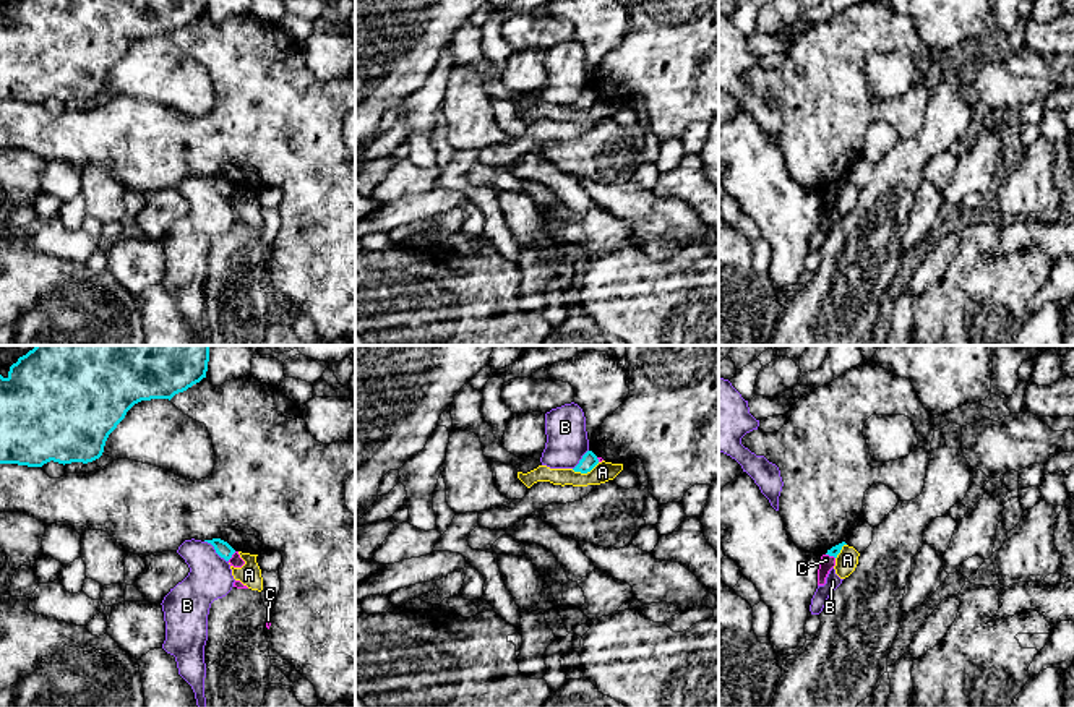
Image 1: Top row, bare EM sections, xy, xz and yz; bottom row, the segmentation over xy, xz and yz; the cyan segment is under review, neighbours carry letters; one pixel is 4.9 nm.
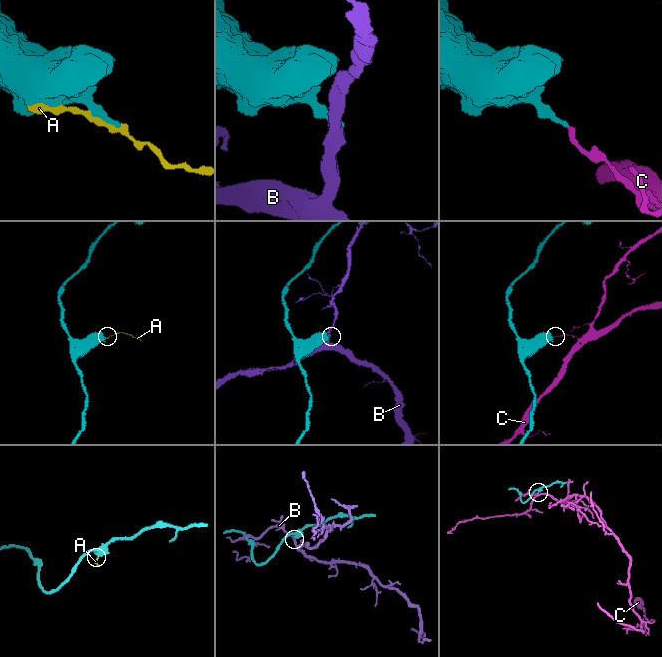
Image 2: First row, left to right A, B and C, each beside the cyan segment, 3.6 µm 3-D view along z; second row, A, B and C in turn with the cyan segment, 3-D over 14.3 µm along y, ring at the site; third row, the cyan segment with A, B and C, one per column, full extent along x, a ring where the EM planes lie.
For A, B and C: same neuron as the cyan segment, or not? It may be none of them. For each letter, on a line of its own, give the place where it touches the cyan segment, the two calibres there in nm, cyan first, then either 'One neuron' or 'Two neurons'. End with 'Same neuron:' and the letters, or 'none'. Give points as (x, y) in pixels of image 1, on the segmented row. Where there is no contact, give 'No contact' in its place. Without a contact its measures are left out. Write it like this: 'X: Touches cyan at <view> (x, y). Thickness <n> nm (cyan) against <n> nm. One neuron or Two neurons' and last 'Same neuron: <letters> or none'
A: Touches cyan at xz (584, 472). Thickness 80 nm (cyan) against 100 nm. Two neurons
B: Touches cyan at xy (216, 552). Thickness 80 nm (cyan) against 220 nm. Two neurons
C: Touches cyan at xy (231, 557). Thickness 80 nm (cyan) against 60 nm. Two neurons
Same neuron: none

